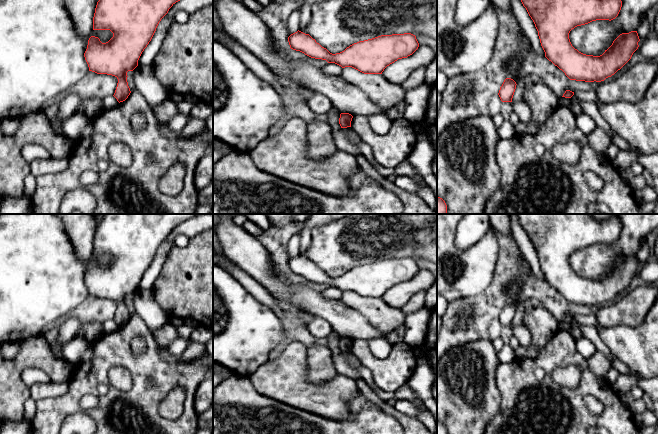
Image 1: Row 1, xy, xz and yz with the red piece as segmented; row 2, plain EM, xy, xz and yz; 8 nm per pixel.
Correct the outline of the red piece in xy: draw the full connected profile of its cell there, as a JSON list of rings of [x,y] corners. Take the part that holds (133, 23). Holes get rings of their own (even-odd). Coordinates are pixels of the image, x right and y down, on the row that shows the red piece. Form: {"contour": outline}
{"contour": [[[99,0],[93,17],[93,30],[110,30],[113,37],[102,43],[98,37],[91,36],[84,53],[89,71],[107,74],[118,79],[114,97],[123,102],[131,91],[127,82],[127,72],[138,66],[138,60],[151,41],[161,19],[169,9],[180,0]]]}

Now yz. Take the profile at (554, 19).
{"contour": [[[521,0],[538,31],[545,57],[562,70],[570,80],[601,82],[614,75],[632,57],[640,41],[637,31],[620,34],[600,56],[586,55],[575,49],[569,33],[577,26],[596,20],[615,19],[622,7],[621,0]]]}

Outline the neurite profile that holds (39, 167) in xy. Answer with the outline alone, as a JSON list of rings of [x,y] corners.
[[[69,157],[36,159],[31,164],[31,172],[37,178],[45,174],[56,174],[65,171],[69,166]]]

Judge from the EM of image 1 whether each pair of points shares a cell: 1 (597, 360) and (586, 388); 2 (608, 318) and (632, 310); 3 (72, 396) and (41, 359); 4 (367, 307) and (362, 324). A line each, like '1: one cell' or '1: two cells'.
1: two cells
2: one cell
3: two cells
4: two cells

